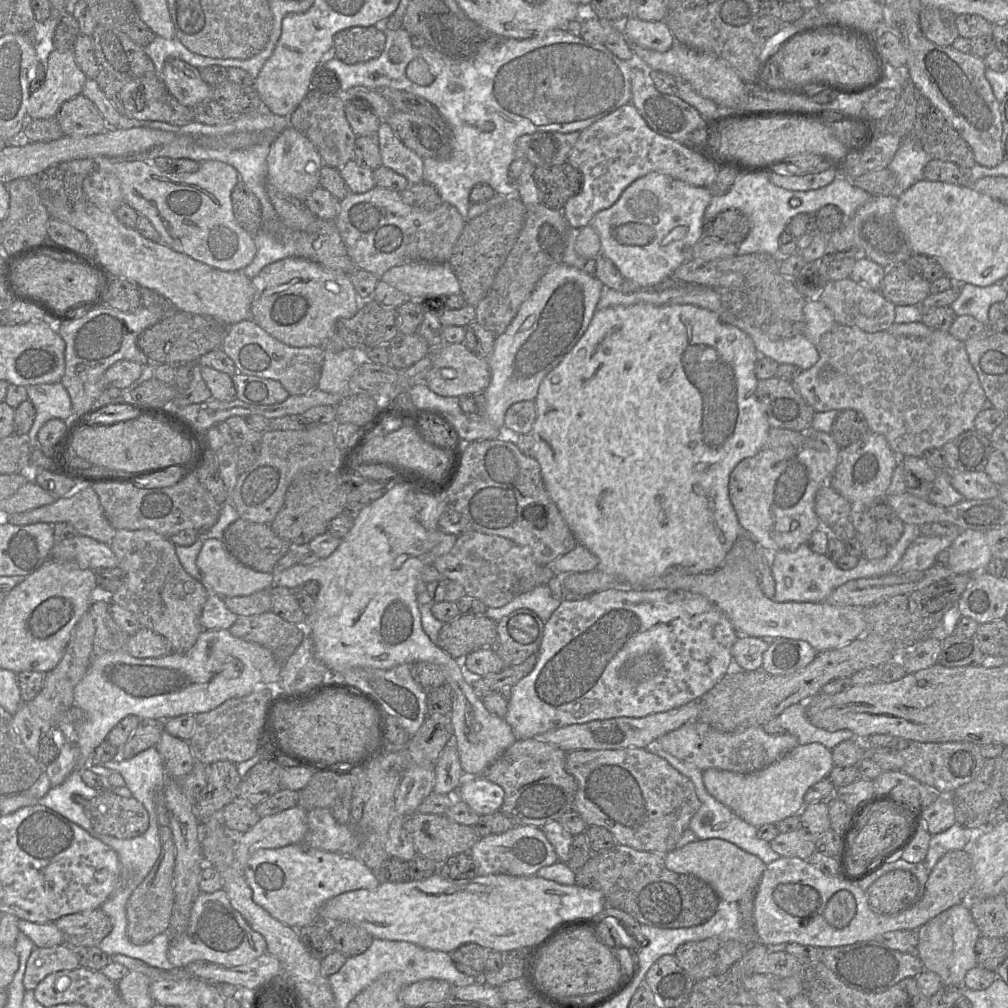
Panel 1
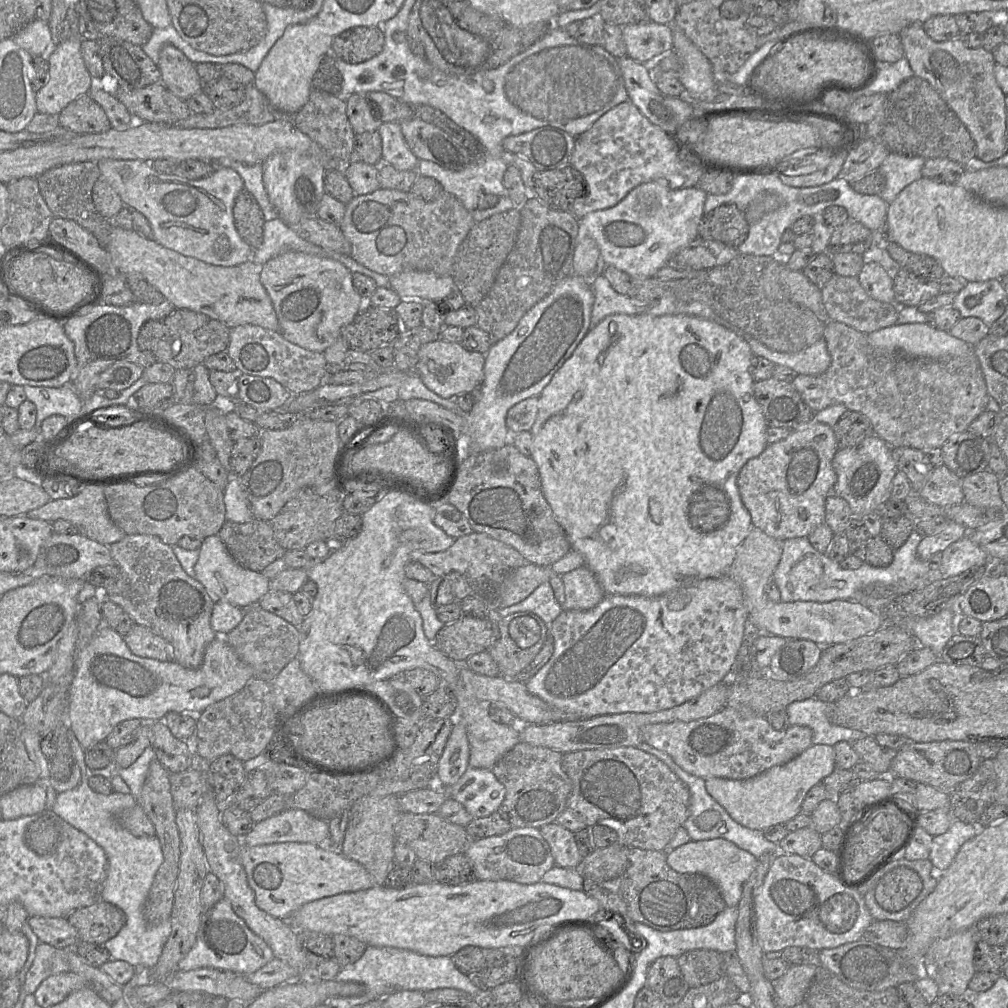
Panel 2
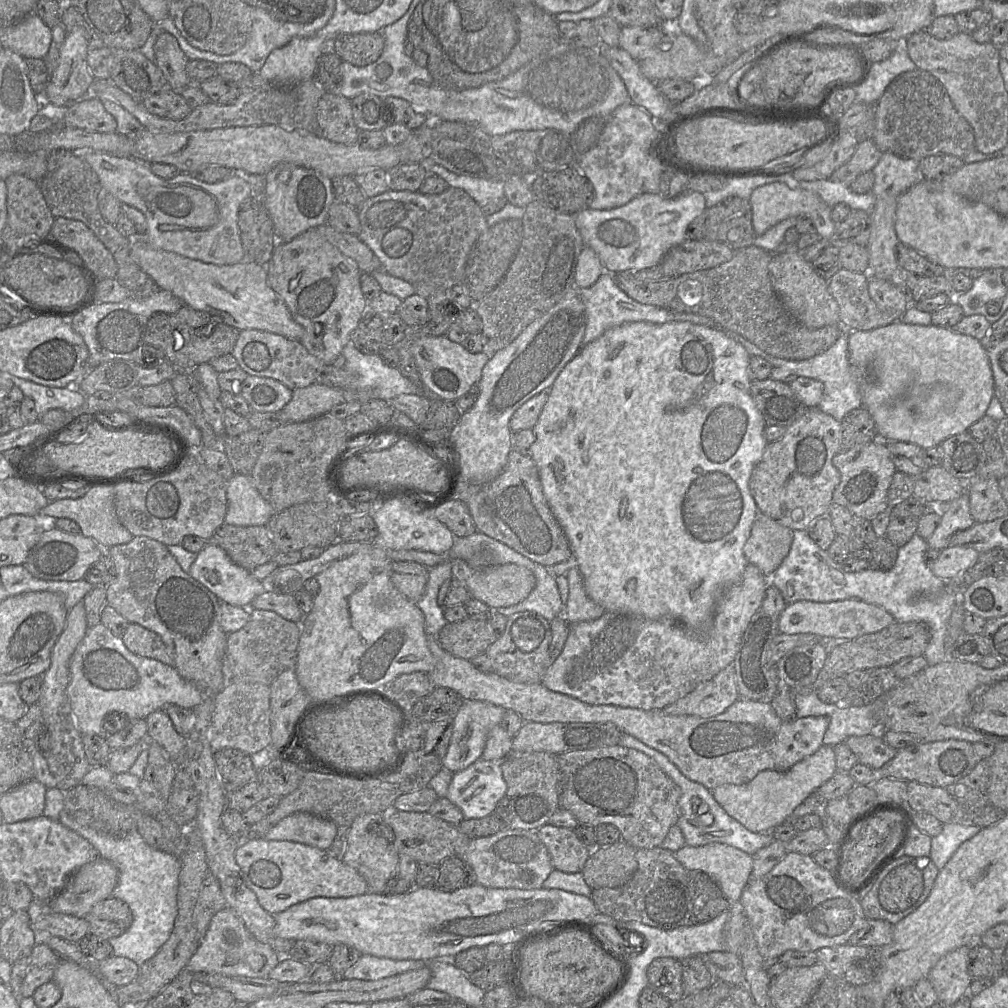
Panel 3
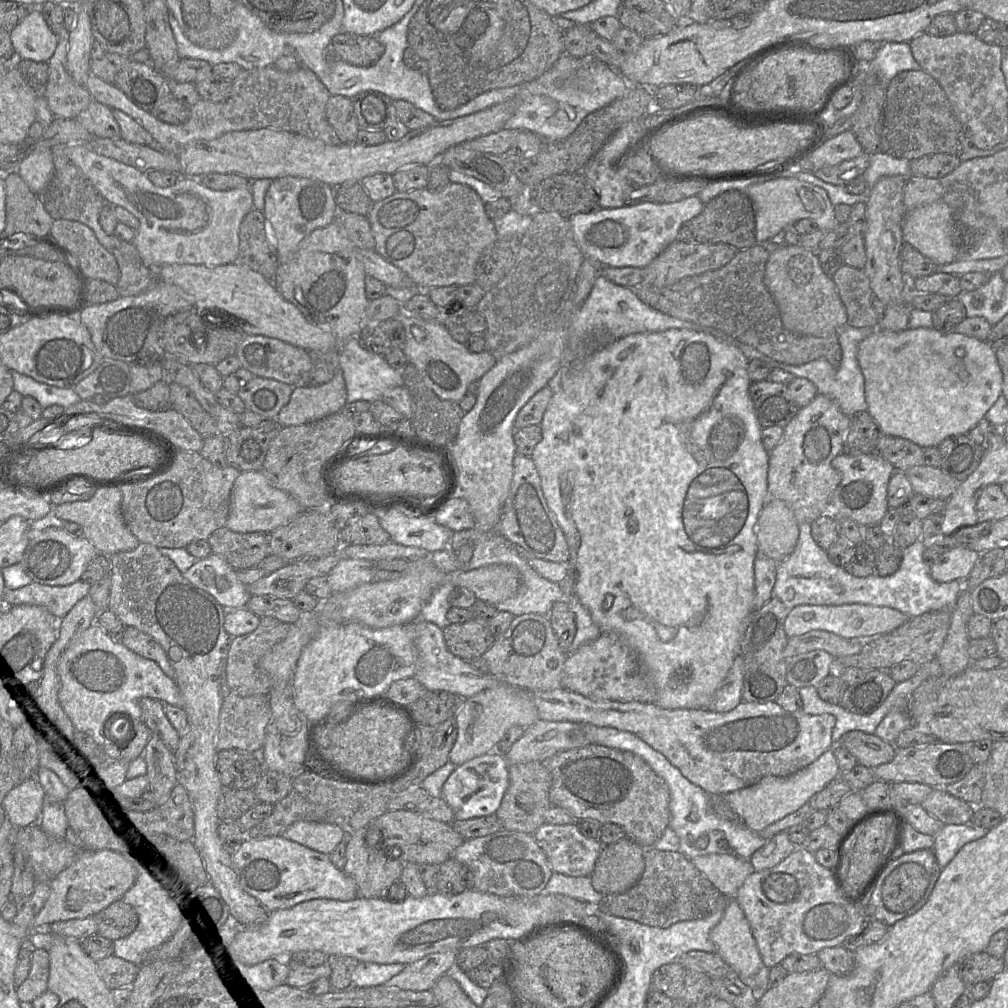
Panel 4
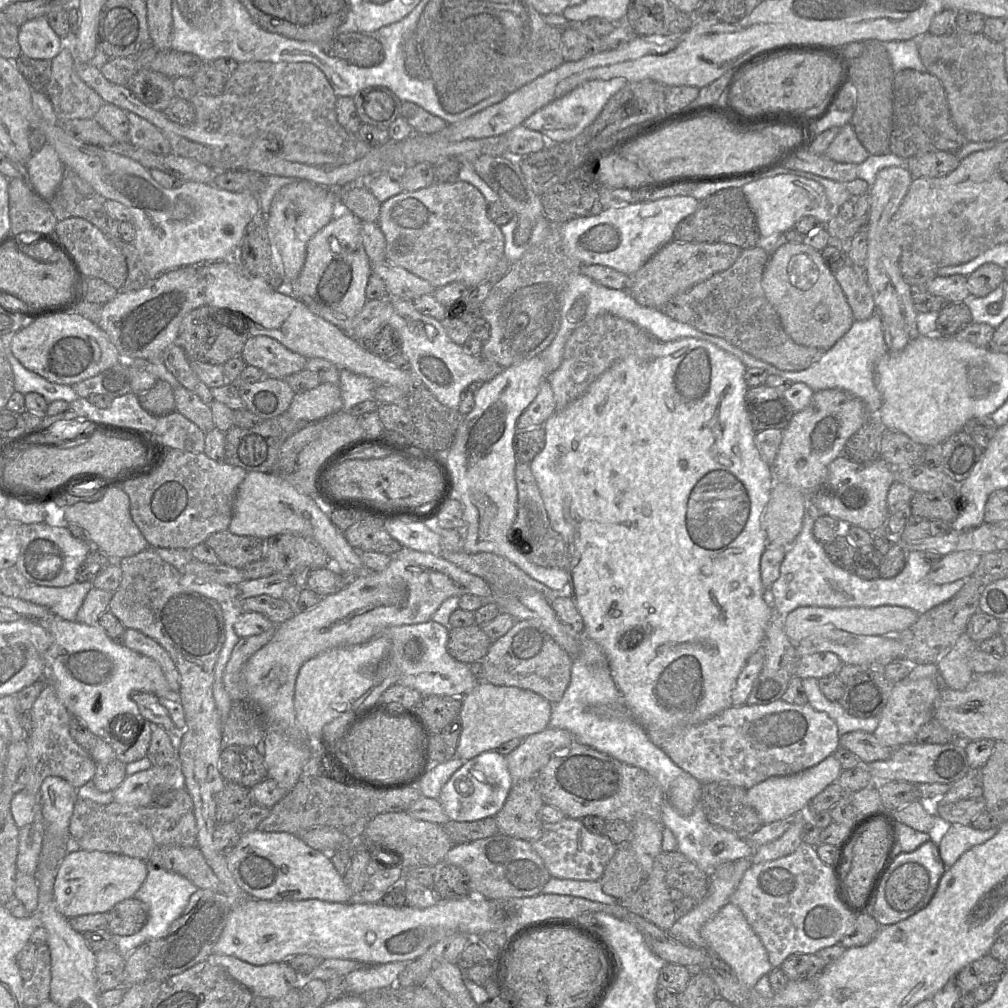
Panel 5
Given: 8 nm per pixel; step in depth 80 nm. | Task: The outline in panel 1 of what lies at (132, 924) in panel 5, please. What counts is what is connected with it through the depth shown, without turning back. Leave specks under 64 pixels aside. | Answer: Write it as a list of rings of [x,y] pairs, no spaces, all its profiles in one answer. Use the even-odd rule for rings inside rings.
[[[101,909],[66,915],[55,924],[64,935],[64,944],[73,949],[98,946],[112,930],[110,918]]]

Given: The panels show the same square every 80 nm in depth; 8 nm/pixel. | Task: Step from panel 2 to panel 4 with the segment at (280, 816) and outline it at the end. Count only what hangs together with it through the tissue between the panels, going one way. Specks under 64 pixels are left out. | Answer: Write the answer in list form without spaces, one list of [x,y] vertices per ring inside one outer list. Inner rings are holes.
[[[298,821],[286,828],[281,836],[317,852],[330,855],[344,838],[343,830],[336,824]]]

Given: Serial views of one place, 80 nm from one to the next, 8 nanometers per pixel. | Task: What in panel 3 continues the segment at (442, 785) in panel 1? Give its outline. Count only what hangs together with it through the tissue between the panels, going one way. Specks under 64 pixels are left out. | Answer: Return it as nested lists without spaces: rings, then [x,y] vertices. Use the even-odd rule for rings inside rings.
[[[465,700],[453,717],[453,732],[443,767],[456,773],[479,760],[489,731],[499,725],[506,711],[491,703]]]

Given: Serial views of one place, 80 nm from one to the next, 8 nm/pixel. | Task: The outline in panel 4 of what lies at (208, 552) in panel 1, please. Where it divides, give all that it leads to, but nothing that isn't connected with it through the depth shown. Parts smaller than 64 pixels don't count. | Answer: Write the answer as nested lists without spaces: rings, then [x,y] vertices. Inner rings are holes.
[[[211,553],[204,559],[197,560],[183,576],[196,587],[213,596],[223,608],[245,608],[251,595],[232,568],[222,557]]]

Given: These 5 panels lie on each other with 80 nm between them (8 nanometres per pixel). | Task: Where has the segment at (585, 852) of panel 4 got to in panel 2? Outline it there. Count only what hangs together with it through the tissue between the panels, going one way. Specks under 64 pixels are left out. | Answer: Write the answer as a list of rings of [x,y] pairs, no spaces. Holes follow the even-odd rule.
[[[555,822],[548,823],[539,829],[550,846],[556,865],[579,868],[583,857],[578,851],[573,832]]]

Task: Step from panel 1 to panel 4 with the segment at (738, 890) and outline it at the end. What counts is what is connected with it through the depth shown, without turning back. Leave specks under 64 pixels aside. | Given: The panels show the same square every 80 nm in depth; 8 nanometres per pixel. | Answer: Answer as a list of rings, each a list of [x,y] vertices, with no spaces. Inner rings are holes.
[[[724,853],[697,856],[691,862],[729,899],[735,899],[738,889],[754,871],[750,859]]]

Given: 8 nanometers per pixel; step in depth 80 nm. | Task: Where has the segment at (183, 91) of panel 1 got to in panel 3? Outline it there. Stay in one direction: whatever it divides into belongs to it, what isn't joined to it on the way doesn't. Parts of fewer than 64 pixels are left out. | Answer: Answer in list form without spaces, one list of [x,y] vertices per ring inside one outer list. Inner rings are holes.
[[[160,33],[154,44],[154,52],[155,63],[173,91],[180,93],[192,83],[186,72],[189,60],[173,35]]]

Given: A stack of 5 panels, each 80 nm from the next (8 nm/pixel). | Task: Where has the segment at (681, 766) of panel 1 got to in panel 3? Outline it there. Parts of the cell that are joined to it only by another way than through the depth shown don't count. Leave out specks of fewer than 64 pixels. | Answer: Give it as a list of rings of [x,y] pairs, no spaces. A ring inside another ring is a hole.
[[[623,733],[619,746],[633,748],[650,758],[679,786],[681,796],[679,799],[680,817],[675,826],[678,826],[688,846],[703,846],[710,843],[724,843],[735,847],[750,856],[759,849],[768,846],[773,837],[770,832],[751,832],[742,824],[729,816],[713,797],[711,791],[700,783],[694,782],[684,776],[681,771],[661,752],[649,747],[634,736]]]

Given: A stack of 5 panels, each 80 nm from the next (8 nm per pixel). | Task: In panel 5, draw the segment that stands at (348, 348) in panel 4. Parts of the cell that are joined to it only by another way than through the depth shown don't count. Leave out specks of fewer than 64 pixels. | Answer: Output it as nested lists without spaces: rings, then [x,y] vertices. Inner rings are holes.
[[[340,369],[339,386],[343,401],[342,410],[345,412],[358,403],[375,398],[376,381],[347,369]]]

